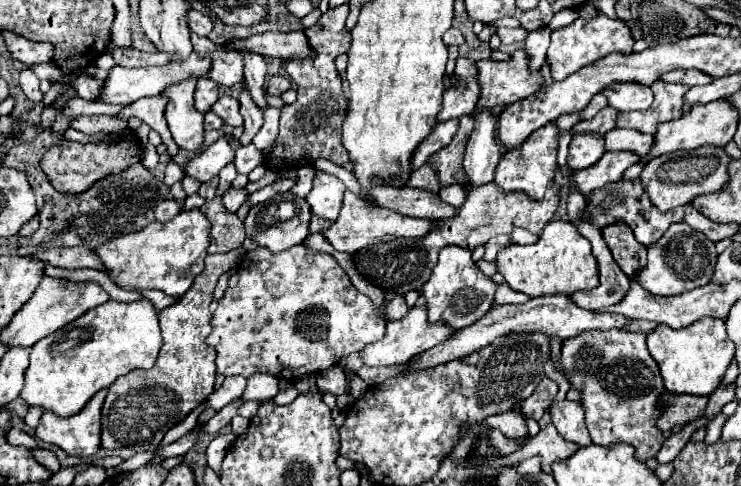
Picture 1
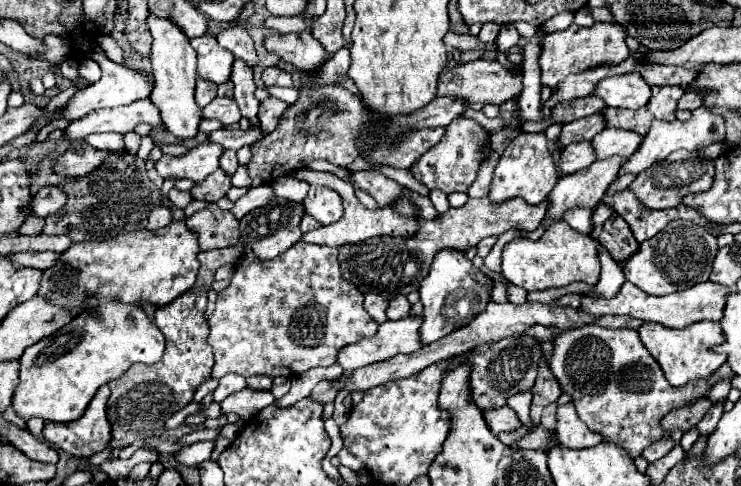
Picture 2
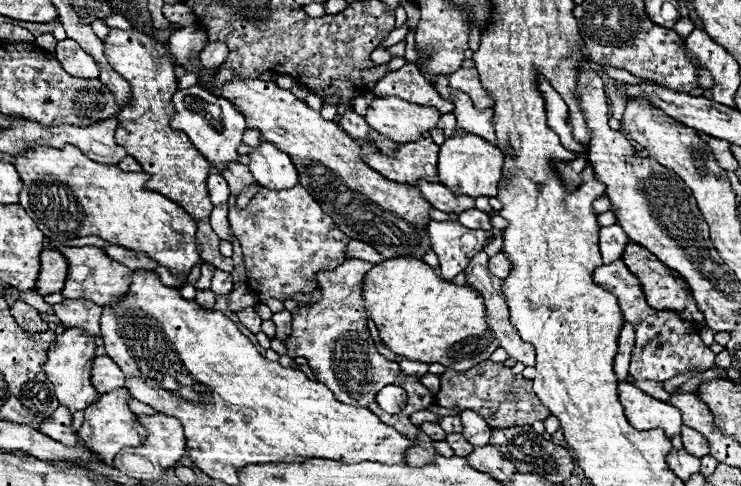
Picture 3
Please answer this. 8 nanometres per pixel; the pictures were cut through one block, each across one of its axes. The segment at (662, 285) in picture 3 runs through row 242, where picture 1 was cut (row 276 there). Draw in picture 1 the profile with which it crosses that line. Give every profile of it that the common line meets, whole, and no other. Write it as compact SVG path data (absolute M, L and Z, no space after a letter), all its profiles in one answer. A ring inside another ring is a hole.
M612 224L604 228L602 236L612 250L616 264L628 278L634 278L646 266L648 250L638 244L638 240L632 236L632 230L628 230L624 224Z

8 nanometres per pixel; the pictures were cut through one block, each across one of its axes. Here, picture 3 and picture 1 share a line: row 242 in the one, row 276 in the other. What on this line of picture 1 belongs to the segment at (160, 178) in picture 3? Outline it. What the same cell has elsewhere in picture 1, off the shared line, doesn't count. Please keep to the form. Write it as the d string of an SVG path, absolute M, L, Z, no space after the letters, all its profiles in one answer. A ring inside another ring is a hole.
M206 256L206 268L200 276L196 276L192 288L176 302L176 306L170 306L168 310L160 310L160 328L164 336L164 346L162 352L148 372L130 372L128 376L120 376L116 384L112 384L108 390L108 396L102 406L102 442L100 448L114 450L114 448L126 448L126 446L158 446L164 438L164 434L172 428L172 416L174 416L174 426L182 422L196 406L200 406L212 392L214 392L214 382L216 382L216 364L214 358L216 354L212 348L206 346L206 336L212 332L212 314L210 314L210 302L212 302L212 292L216 288L218 276L222 272L230 270L230 260L224 256Z

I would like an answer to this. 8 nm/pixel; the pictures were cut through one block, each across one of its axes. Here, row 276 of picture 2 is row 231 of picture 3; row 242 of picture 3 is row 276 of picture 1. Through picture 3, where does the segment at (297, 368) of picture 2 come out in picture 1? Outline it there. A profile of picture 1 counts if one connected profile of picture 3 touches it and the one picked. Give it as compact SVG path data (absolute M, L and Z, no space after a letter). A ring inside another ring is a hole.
M302 244L276 254L268 248L246 252L238 264L238 274L238 284L228 288L218 302L212 318L214 330L206 338L206 344L216 350L216 368L224 376L238 374L248 378L256 372L264 372L294 382L306 374L316 374L338 364L340 358L380 340L386 332L386 322L378 316L372 300L352 288L352 282L344 276L336 260L332 260L332 256L308 252Z

